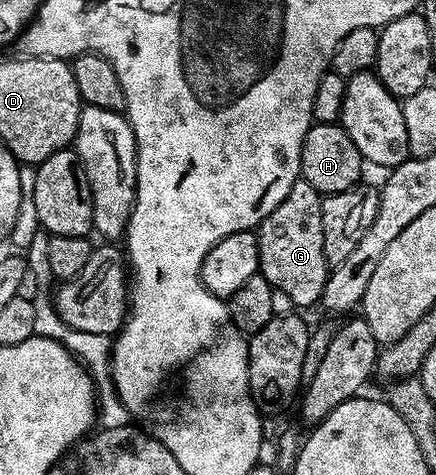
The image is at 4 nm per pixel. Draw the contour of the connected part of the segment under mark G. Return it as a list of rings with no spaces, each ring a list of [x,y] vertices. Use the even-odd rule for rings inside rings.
[[[302,177],[295,180],[285,201],[269,213],[257,228],[259,236],[259,270],[272,288],[291,298],[296,308],[320,302],[329,274],[323,236],[323,196]]]

